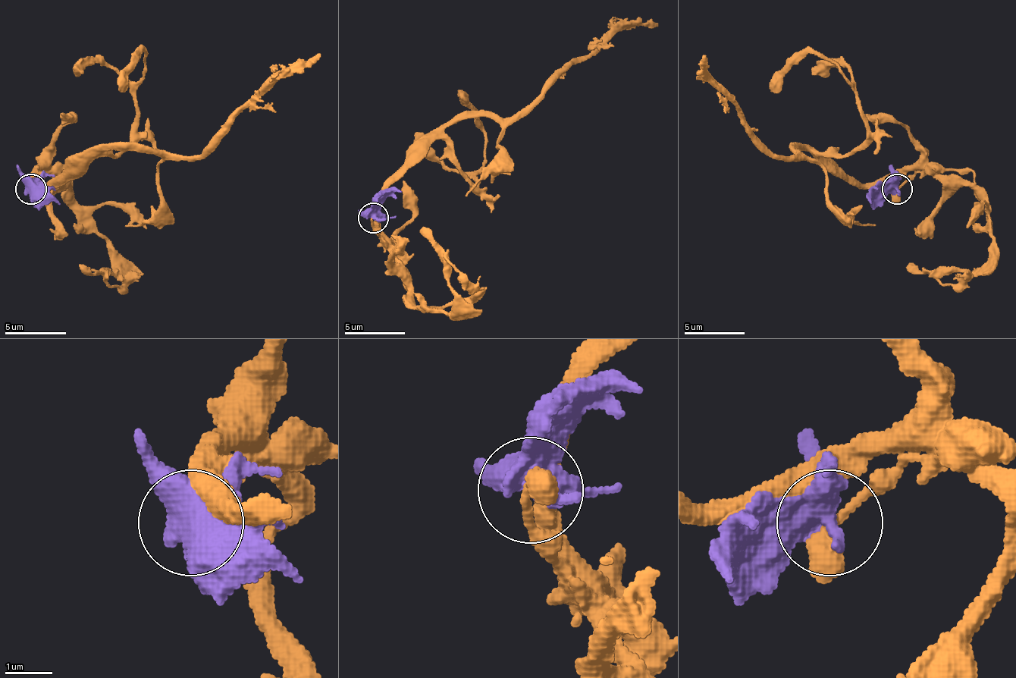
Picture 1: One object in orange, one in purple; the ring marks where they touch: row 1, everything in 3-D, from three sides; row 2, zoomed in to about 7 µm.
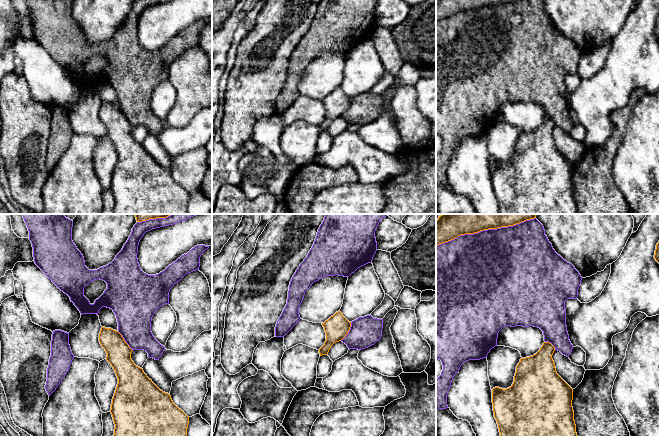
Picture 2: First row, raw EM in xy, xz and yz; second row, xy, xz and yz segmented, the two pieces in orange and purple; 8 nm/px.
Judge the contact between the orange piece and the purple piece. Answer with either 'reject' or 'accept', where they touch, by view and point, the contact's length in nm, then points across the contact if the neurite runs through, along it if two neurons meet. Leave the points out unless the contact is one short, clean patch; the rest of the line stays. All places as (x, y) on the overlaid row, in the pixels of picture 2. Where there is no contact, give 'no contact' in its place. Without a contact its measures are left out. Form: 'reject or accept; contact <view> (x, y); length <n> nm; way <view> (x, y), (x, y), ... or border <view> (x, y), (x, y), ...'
reject; contact yz (485, 229); length 850 nm

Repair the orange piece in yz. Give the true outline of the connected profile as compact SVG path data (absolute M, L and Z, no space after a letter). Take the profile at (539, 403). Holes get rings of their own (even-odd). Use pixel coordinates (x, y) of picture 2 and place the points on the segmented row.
M544 342L536 354L520 359L511 387L492 389L494 417L500 436L577 436L572 407L573 389L557 374L552 359L554 351L551 343Z

